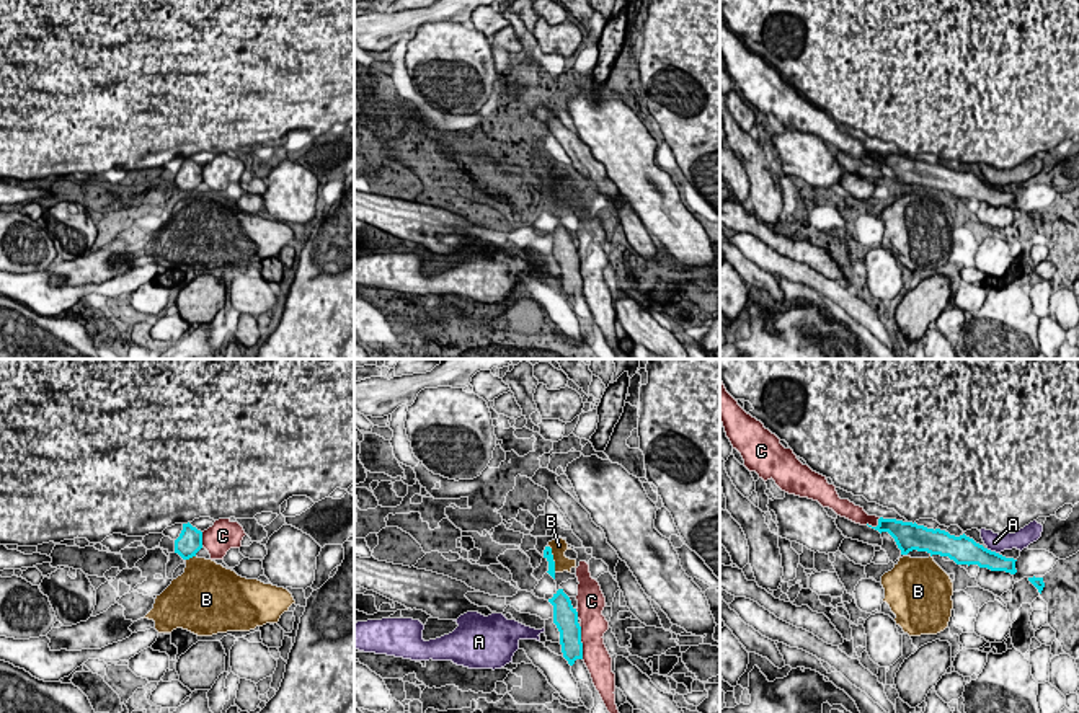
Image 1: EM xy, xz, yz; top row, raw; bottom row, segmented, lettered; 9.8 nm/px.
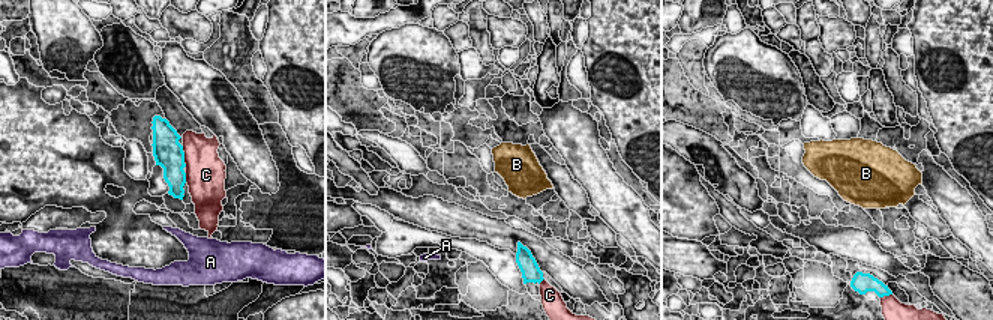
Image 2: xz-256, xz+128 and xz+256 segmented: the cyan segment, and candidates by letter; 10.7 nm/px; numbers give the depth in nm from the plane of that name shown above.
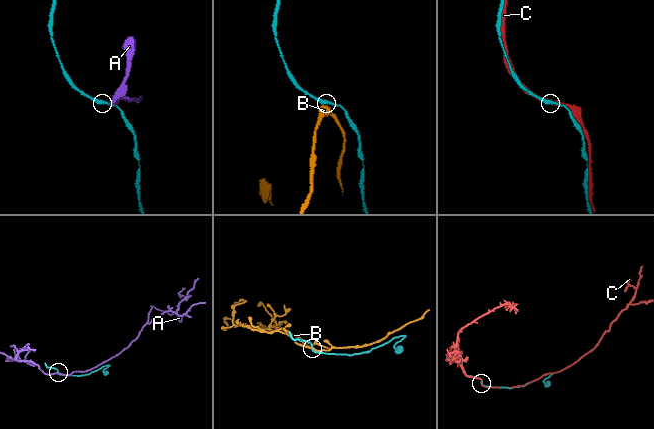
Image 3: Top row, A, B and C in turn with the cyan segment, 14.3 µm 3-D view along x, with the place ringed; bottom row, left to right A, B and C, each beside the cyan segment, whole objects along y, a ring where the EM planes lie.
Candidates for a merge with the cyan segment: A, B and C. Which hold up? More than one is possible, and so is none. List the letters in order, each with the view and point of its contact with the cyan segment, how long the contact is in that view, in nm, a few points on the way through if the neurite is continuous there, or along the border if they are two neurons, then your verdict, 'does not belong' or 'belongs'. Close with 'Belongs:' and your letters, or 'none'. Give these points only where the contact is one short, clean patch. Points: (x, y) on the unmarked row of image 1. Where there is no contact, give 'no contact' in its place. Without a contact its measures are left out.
A: contact yz (993, 186); length 140 nm; border yz (986, 183), (998, 188); does not belong
B: contact xz (552, 193); length 280 nm; border xz (549, 180), (555, 206); does not belong
C: contact xz (581, 278); length 320 nm; belongs
Belongs: C

